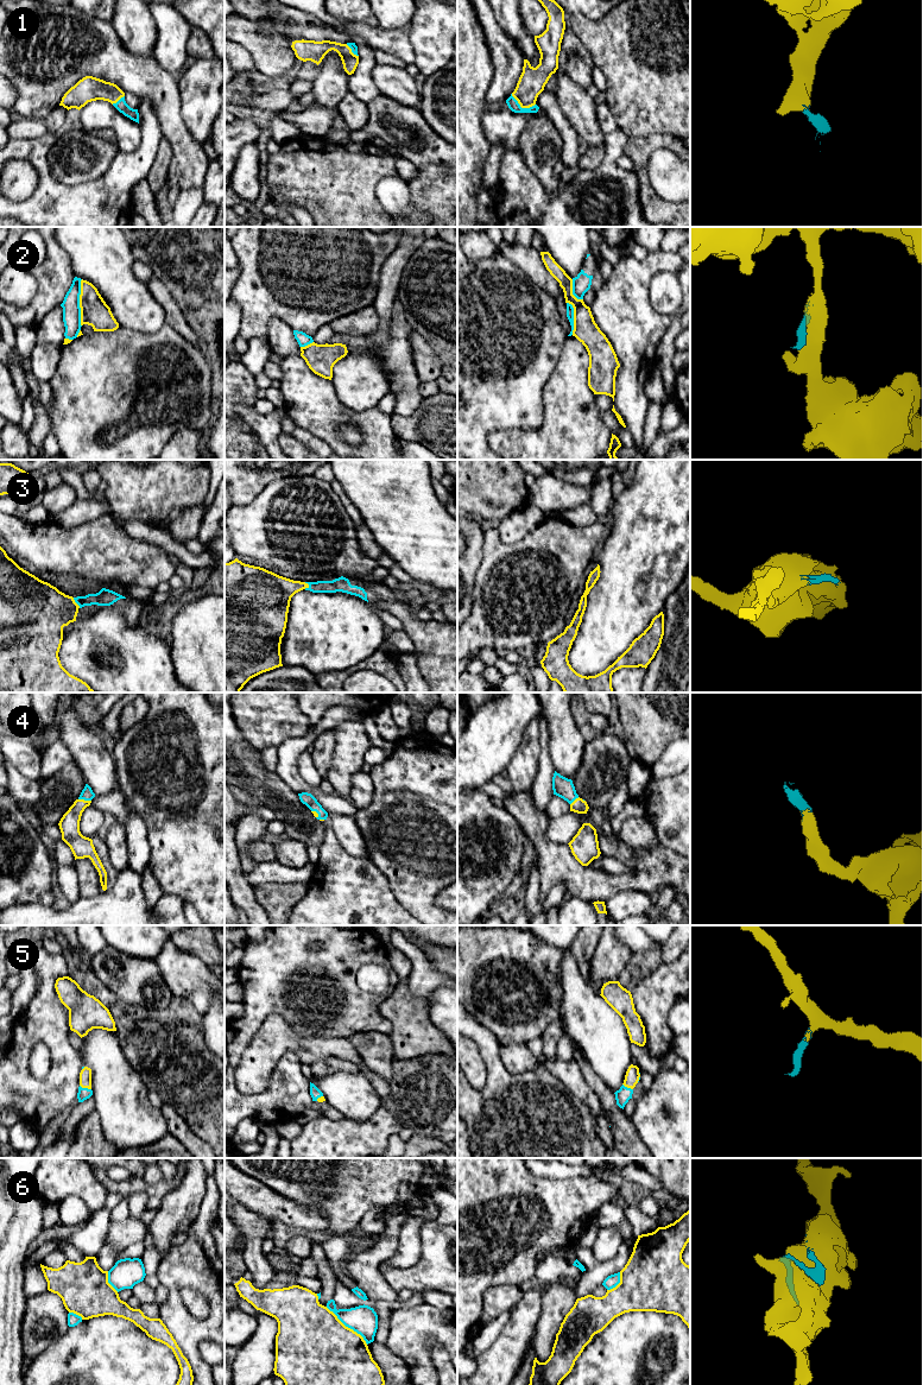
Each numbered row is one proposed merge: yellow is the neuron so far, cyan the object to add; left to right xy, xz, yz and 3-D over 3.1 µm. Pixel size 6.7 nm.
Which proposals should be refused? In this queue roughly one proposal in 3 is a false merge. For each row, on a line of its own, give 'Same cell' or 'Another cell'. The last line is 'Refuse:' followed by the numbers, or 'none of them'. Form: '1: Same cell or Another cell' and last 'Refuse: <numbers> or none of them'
1: Same cell
2: Another cell
3: Same cell
4: Same cell
5: Same cell
6: Another cell
Refuse: 2, 6

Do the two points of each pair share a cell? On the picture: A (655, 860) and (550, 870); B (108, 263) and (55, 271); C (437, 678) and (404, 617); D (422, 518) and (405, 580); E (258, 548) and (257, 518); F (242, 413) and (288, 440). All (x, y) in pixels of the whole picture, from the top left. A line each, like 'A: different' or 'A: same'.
A: same
B: different
C: same
D: different
E: same
F: different

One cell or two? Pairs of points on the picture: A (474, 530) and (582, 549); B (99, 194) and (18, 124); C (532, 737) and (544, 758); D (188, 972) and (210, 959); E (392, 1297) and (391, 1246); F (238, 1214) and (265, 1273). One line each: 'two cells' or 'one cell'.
A: two cells
B: two cells
C: two cells
D: two cells
E: one cell
F: one cell

